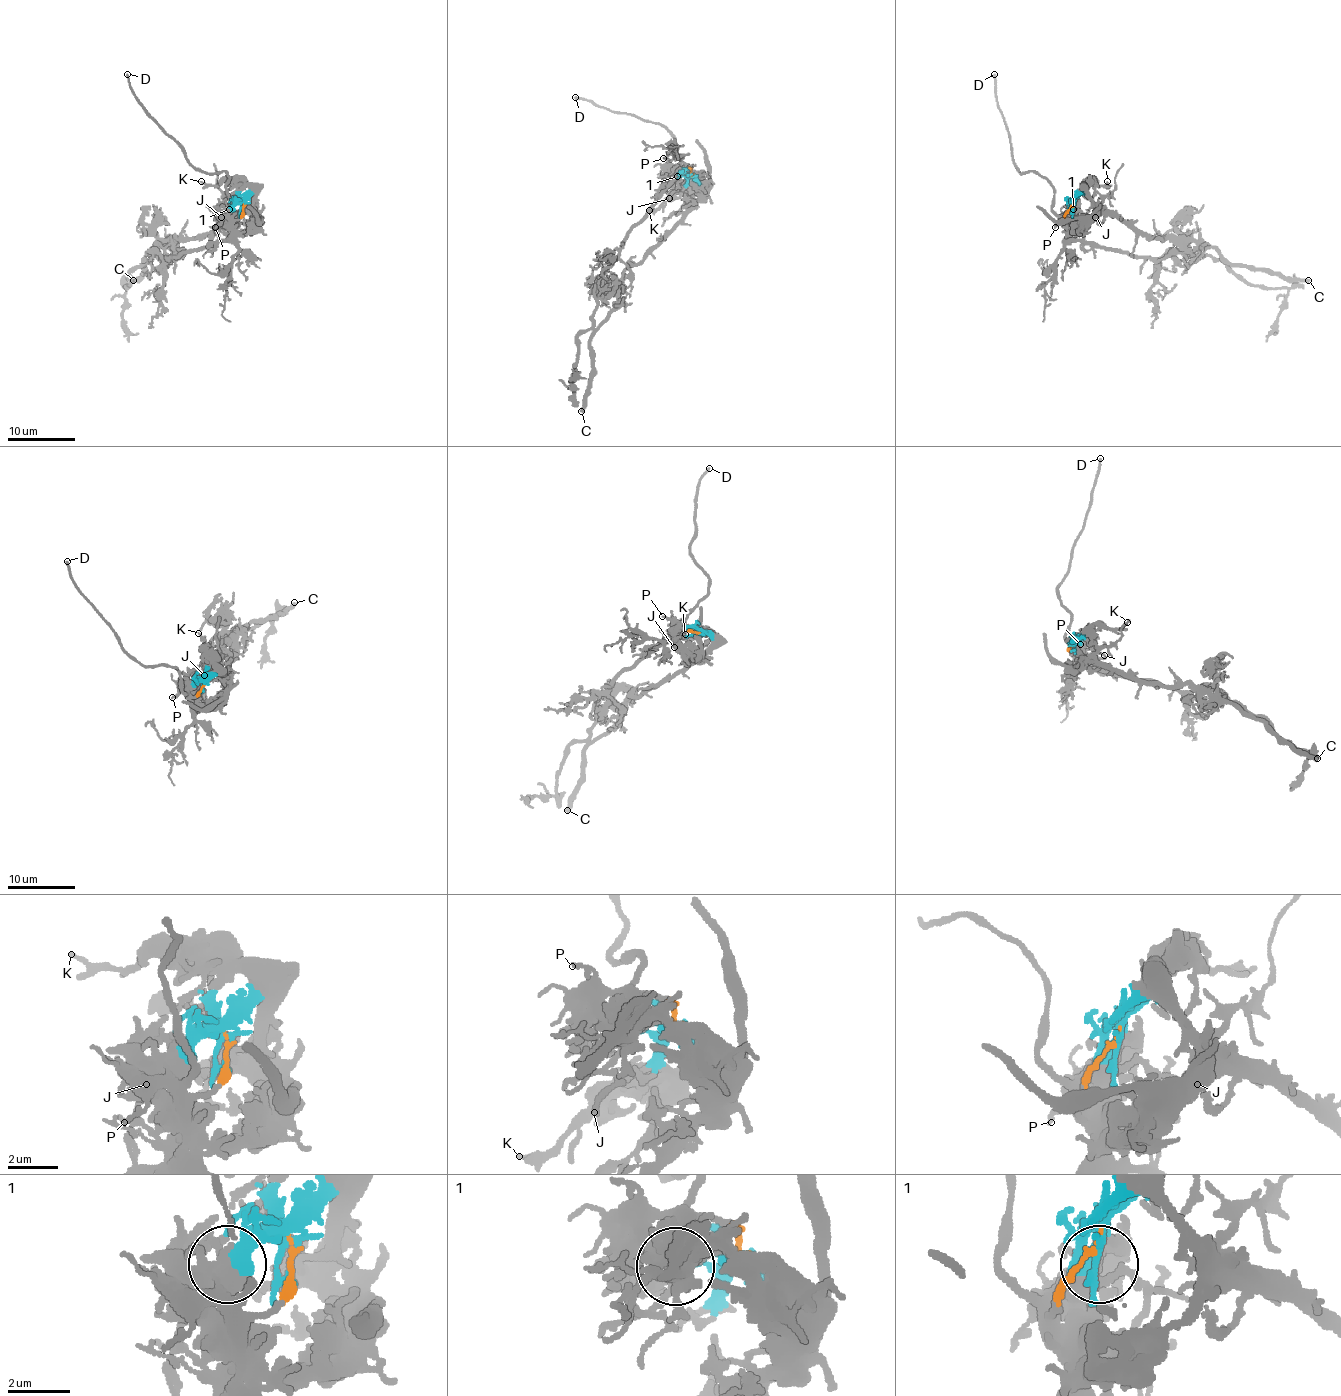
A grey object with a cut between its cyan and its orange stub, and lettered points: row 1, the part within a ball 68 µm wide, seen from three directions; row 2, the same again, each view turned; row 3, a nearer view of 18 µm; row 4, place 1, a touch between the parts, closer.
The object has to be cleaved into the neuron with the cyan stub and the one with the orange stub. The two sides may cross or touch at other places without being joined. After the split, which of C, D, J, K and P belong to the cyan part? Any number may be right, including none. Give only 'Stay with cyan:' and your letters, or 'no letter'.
Stay with cyan: C, J, K

